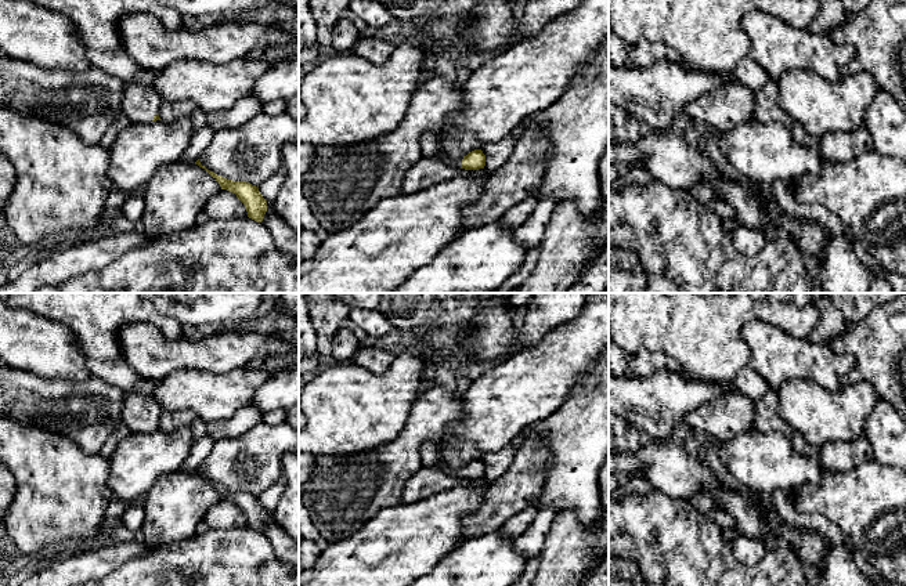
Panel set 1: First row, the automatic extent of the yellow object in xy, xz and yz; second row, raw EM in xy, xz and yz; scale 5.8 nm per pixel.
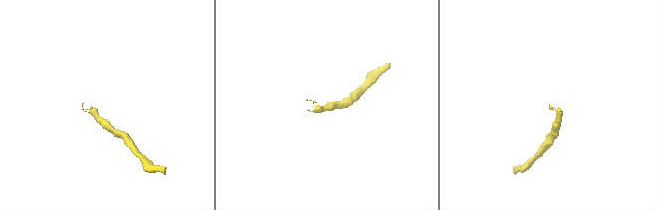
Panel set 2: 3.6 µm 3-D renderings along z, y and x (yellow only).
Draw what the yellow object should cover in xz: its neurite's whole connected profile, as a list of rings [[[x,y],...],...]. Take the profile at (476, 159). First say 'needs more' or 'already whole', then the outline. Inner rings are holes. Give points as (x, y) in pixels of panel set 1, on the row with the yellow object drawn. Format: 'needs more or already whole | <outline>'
needs more | [[[474,149],[469,152],[466,156],[459,159],[443,158],[443,160],[450,166],[465,169],[465,170],[479,170],[479,169],[484,169],[486,166],[486,155],[483,153],[481,149]]]

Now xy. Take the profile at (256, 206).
already whole | [[[199,159],[195,162],[195,164],[205,169],[220,184],[221,189],[227,189],[227,191],[237,195],[237,198],[245,205],[249,218],[252,218],[252,220],[255,220],[257,223],[263,221],[264,214],[267,211],[267,200],[260,193],[259,187],[252,185],[252,184],[249,184],[246,181],[232,181],[232,180],[227,180],[227,178],[224,178],[221,176],[217,176],[216,173],[210,171],[205,166],[202,166]]]

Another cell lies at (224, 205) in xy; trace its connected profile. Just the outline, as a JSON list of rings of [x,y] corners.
[[[221,189],[205,205],[206,214],[213,220],[231,220],[248,216],[245,205],[235,193]]]

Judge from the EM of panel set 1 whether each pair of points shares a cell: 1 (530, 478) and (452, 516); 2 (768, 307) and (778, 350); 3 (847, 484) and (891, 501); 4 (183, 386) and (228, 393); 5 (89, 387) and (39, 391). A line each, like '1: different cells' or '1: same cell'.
1: different cells
2: different cells
3: same cell
4: same cell
5: same cell

